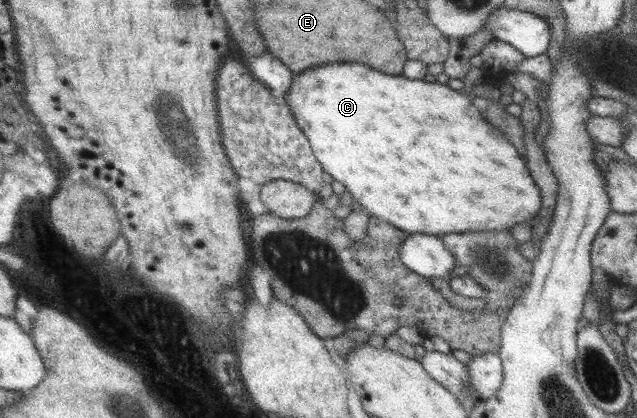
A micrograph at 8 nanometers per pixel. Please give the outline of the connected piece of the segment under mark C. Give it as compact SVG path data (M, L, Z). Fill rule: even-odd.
M324 63L318 67L312 67L308 71L302 71L298 75L292 75L292 83L282 96L286 99L290 113L295 119L296 125L309 141L314 157L324 173L332 180L340 182L345 191L350 193L354 201L360 204L371 217L388 222L393 227L407 234L422 233L434 236L442 236L448 233L462 233L464 231L480 231L480 229L506 229L514 223L526 223L537 215L540 209L542 197L540 191L530 174L528 174L525 160L519 156L517 149L507 140L501 131L486 121L482 120L478 110L470 102L470 96L459 90L452 90L446 84L438 82L426 82L420 79L408 79L398 75L384 75L380 71L370 69L362 63Z

